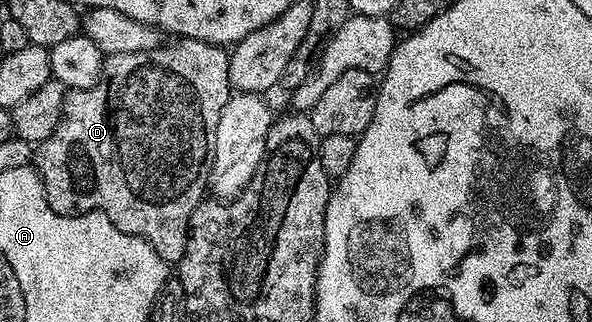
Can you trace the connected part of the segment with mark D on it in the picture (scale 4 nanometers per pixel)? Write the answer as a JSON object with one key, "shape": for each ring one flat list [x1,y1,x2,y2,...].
{"shape":[[187,39,169,43,151,50,135,50,135,54,105,56,101,65,101,83,90,88,70,91,66,95,59,126,55,126,51,138,36,145,35,167,41,175,45,197,51,210,55,210,61,216,83,212,102,212,119,230,146,240,155,250,155,254,163,258,165,264,176,266,181,263,183,250,187,246,191,214,207,196,209,164,213,160,215,150,215,130,219,126,219,114,223,114,223,106,229,101,231,89,229,87,229,52,222,45]]}

